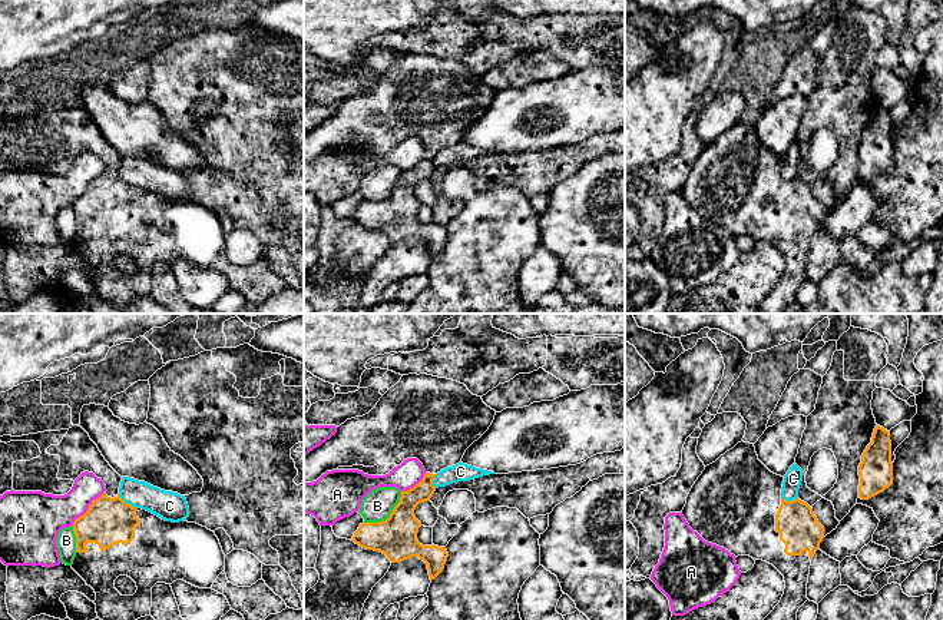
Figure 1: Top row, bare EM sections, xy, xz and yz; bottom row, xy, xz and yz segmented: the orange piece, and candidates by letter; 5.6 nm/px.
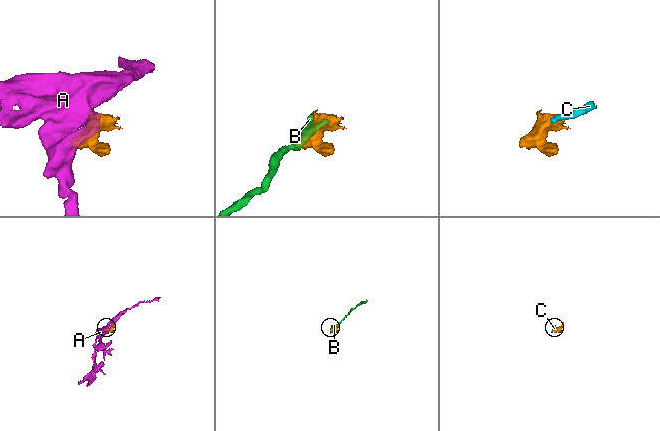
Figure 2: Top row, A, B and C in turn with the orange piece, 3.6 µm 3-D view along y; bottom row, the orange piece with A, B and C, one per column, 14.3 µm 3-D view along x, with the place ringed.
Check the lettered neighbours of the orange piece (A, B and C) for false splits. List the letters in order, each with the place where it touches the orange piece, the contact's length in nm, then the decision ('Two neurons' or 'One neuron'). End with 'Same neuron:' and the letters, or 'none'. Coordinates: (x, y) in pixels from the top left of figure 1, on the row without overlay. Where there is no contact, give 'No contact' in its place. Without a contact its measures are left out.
A: Touches orange at xy (88, 188). Shared border 260 nm. Two neurons
B: Touches orange at xz (390, 195). Shared border 280 nm. Two neurons
C: Touches orange at xy (128, 183). Shared border 130 nm. Two neurons
Same neuron: none

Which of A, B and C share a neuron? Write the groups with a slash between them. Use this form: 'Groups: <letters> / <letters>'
Groups: A / B C

